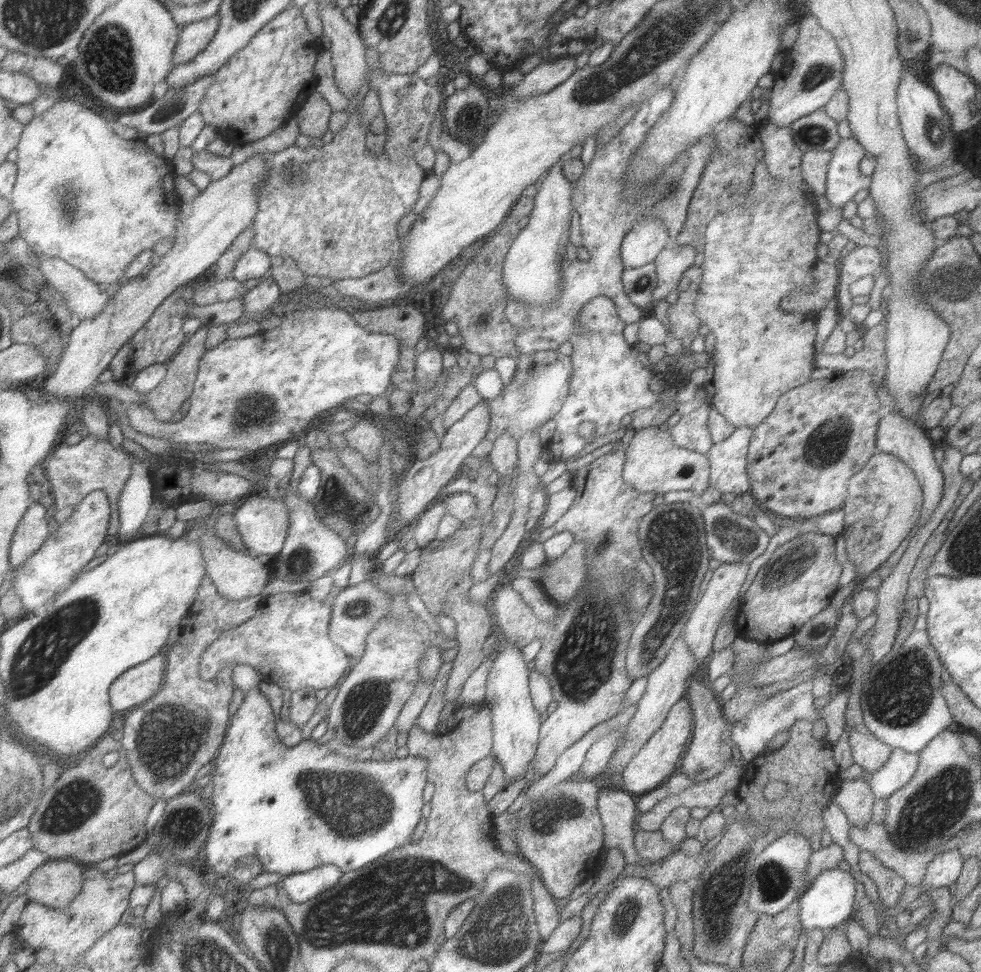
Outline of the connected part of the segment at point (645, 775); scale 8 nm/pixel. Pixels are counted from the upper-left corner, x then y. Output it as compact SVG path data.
M685 696L671 706L671 710L667 712L661 728L655 732L655 736L649 740L649 744L645 748L641 748L635 758L629 762L629 766L625 768L623 772L623 782L625 782L625 790L629 794L635 794L637 798L639 796L645 796L649 792L655 790L655 786L659 782L665 782L665 778L669 778L675 770L675 764L677 760L681 758L681 752L685 750L685 744L691 736L691 730L695 730L695 724L691 724L691 710L689 710L689 702Z

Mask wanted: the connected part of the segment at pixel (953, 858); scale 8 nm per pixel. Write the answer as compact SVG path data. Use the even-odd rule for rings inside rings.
M953 848L949 852L935 854L935 858L927 866L925 878L923 878L923 882L919 886L925 886L925 888L949 888L949 884L957 882L959 874L963 872L963 864L965 864L965 858L961 858L957 848Z

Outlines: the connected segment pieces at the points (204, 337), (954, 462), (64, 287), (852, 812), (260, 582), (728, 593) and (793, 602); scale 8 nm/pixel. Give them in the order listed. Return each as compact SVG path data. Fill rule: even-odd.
M205 326L205 328L201 328L195 336L189 336L189 342L181 348L181 352L173 358L173 362L169 362L169 372L167 372L165 382L163 382L157 390L149 392L149 394L143 398L143 402L145 402L151 410L155 410L155 414L157 414L157 418L159 418L161 422L171 424L175 412L177 412L177 410L181 408L181 404L193 394L193 384L197 384L197 380L199 380L201 362L203 362L207 350L209 350L209 348L207 348L209 332L211 332L211 326Z
M945 448L945 458L943 458L943 462L941 462L941 466L939 466L941 472L943 472L943 494L941 494L941 502L935 506L935 510L931 512L931 516L927 518L927 522L909 538L911 542L909 542L909 548L905 550L903 558L901 558L899 564L891 570L889 578L885 578L885 580L881 582L881 586L877 588L877 590L879 590L879 592L877 592L877 606L875 606L877 622L875 622L875 626L873 626L875 634L869 636L869 640L867 640L867 644L865 644L865 646L869 648L869 652L871 652L871 662L873 662L873 666L875 666L877 662L881 662L881 658L893 650L895 634L897 634L897 630L899 630L899 618L901 618L901 612L903 612L903 600L905 600L907 586L909 586L909 574L911 574L911 570L915 568L917 556L921 554L923 546L925 546L927 540L933 536L933 532L939 528L939 524L945 520L945 516L947 516L949 510L953 508L953 504L955 504L955 500L957 500L957 496L959 496L959 492L961 492L961 486L963 486L963 474L959 472L961 460L963 460L963 452L959 452L957 448Z
M39 256L41 258L41 272L45 280L61 292L65 298L63 306L81 318L81 322L89 318L97 318L103 310L107 310L113 292L107 292L103 286L99 286L95 280L87 278L87 274L69 264L67 260L55 258L55 256Z
M861 778L841 782L831 802L843 810L849 826L853 824L853 826L859 826L859 830L863 830L863 826L871 824L871 808L873 808L875 796L871 794L869 782Z
M205 530L203 536L199 538L203 548L205 548L205 558L207 558L207 568L209 568L209 578L213 580L219 596L229 598L229 600L247 600L253 596L259 596L265 586L271 582L271 572L265 564L257 560L257 556L247 554L247 552L235 552L231 550L221 538L213 534L215 530Z
M721 564L721 566L713 572L711 580L707 582L707 590L703 592L703 596L701 596L699 606L695 608L695 612L691 612L691 618L687 620L687 628L683 628L683 634L681 634L681 636L685 638L685 642L687 642L687 646L691 648L693 656L695 656L695 666L701 664L701 660L703 660L707 654L713 652L713 650L711 650L711 646L713 646L713 644L711 644L711 642L713 642L713 636L715 636L717 628L721 626L721 620L723 620L727 608L729 608L731 602L739 596L739 590L741 590L741 586L743 586L743 582L745 582L747 570L749 570L749 564Z
M811 532L811 534L799 534L795 540L787 540L787 544L775 548L775 552L767 558L767 564L759 568L755 580L743 592L743 598L739 600L735 614L737 636L759 640L763 644L773 644L787 636L793 636L803 624L807 624L807 620L811 620L831 602L833 594L839 590L837 584L839 578L841 578L841 564L835 560L835 536L821 536L817 532Z

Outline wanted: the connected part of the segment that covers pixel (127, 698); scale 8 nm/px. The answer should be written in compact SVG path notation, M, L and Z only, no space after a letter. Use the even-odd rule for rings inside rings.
M167 652L131 668L125 676L115 680L111 686L111 704L115 710L135 708L155 694L159 694L165 686L167 678Z

